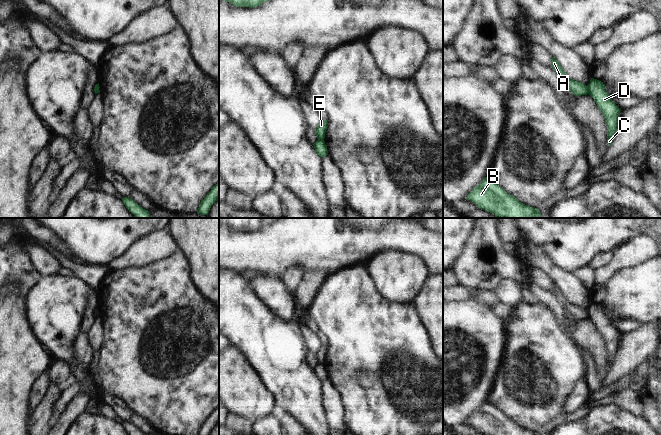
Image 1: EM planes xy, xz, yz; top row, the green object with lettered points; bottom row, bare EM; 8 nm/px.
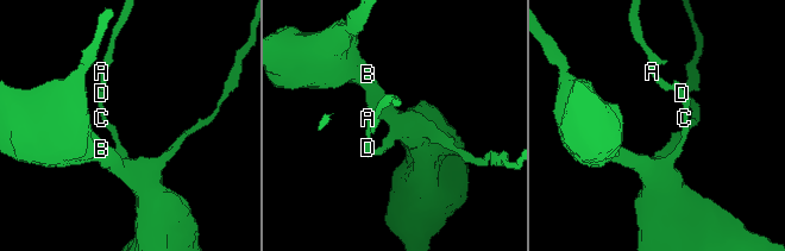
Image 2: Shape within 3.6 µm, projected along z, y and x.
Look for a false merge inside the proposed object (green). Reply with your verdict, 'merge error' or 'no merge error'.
merge error

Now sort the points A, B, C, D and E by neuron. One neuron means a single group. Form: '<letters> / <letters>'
A E / B C D

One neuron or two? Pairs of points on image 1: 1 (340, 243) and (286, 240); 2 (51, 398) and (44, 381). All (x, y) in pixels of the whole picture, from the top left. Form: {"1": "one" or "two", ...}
{"1": "one", "2": "two"}

